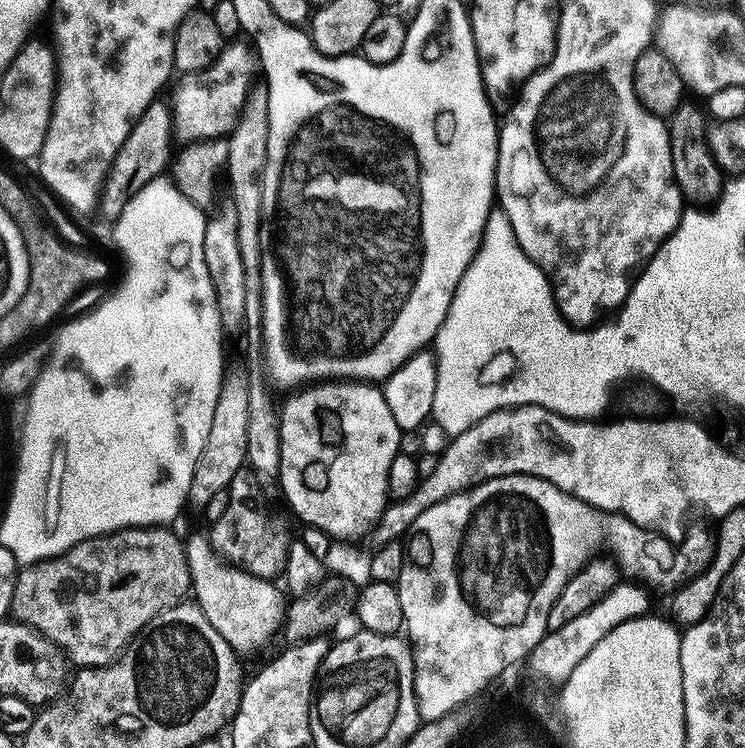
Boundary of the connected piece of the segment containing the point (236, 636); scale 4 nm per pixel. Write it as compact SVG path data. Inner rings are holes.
M200 532L184 540L184 553L190 570L190 589L194 603L210 621L210 626L226 638L226 642L237 654L252 652L272 640L272 635L281 630L285 623L285 593L275 588L272 580L264 580L244 571L238 566L230 566L212 548L211 539ZM196 595L196 596L195 596ZM284 595L284 596L283 596Z

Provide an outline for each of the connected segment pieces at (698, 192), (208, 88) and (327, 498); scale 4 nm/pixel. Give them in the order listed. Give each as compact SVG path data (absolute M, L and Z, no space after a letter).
M681 102L667 121L670 138L670 158L674 162L674 178L685 201L692 206L711 206L726 186L726 176L708 149L706 116L696 104Z
M228 42L223 45L211 67L201 72L192 72L181 75L175 81L176 89L170 99L170 119L175 139L180 142L195 142L198 140L218 140L227 137L236 128L240 115L244 113L244 103L248 97L248 91L252 89L254 77L258 72L258 57L251 47L240 42Z
M338 380L335 382L316 382L311 386L301 387L293 391L292 396L284 404L284 409L279 409L280 424L280 473L278 485L288 508L301 520L301 525L309 528L317 528L332 537L333 541L350 542L359 536L367 537L375 528L377 520L384 513L389 503L388 475L390 474L390 462L400 455L400 434L398 422L394 422L394 414L390 414L390 406L386 406L386 398L383 391L375 383L361 382L359 380Z

